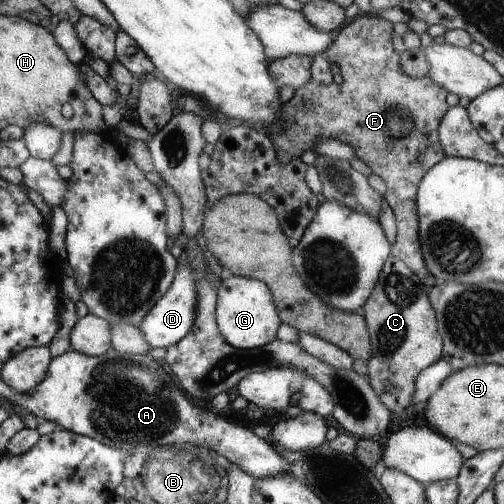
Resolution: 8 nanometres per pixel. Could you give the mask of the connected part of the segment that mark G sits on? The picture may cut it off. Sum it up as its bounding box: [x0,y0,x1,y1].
[217,275,281,351]

